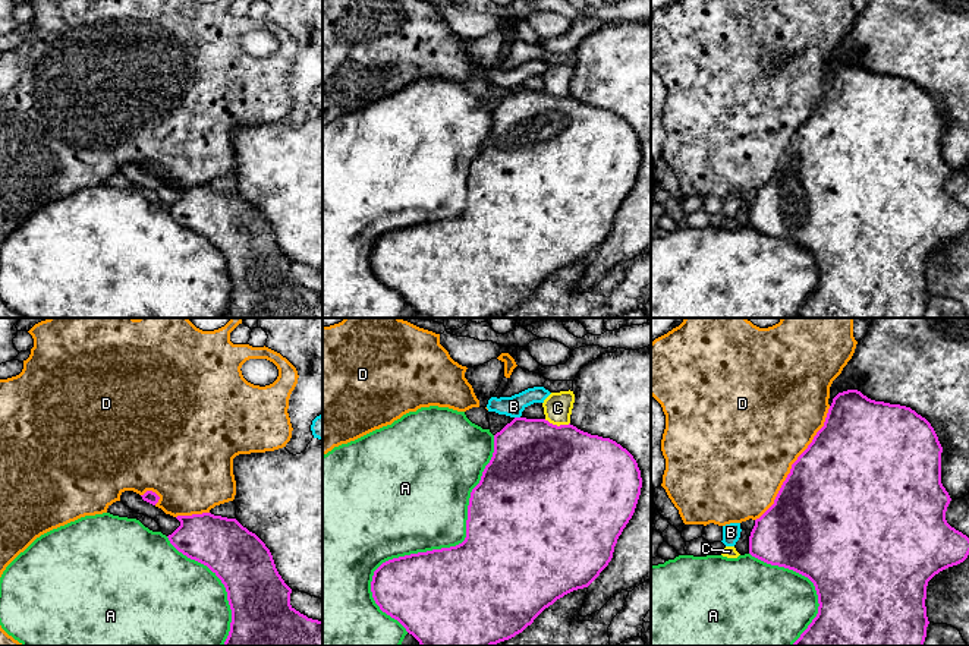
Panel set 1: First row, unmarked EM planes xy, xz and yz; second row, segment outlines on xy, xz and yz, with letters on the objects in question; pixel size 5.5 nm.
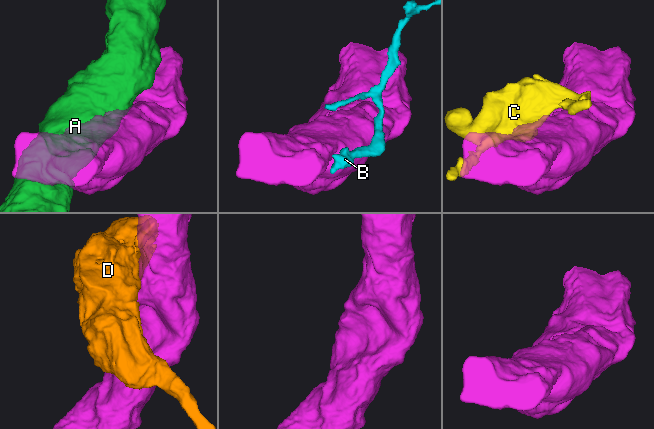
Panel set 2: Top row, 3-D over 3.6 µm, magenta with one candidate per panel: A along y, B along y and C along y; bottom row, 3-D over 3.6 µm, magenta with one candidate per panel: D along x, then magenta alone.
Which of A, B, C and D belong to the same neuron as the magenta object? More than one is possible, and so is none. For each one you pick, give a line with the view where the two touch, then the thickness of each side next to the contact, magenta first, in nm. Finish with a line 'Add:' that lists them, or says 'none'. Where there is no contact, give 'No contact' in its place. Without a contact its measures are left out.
Add: none

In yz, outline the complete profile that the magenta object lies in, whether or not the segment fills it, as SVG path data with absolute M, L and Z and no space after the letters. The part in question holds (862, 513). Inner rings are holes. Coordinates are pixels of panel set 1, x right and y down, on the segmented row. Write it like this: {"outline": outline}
{"outline": "M858 390L833 398L824 426L749 536L752 557L793 570L815 586L818 614L793 646L924 646L928 582L969 555L969 538L946 520L951 498L941 483L941 453L931 423L910 407L875 401Z"}

